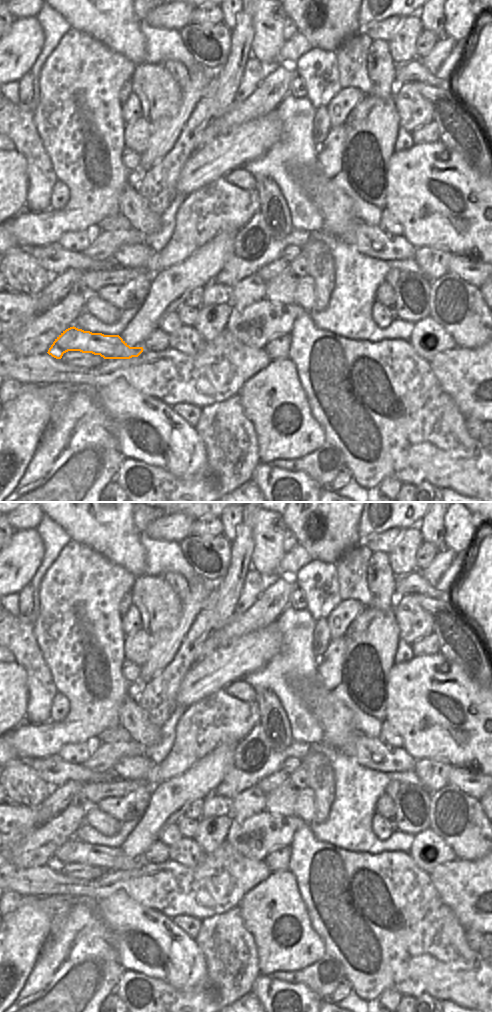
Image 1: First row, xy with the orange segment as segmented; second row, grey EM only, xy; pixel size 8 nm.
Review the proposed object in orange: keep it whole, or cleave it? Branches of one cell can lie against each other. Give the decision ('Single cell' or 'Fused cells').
Single cell

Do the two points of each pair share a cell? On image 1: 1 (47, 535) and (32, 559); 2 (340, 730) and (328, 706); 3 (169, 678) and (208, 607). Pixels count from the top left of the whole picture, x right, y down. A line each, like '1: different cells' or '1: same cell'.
1: different cells
2: same cell
3: same cell

